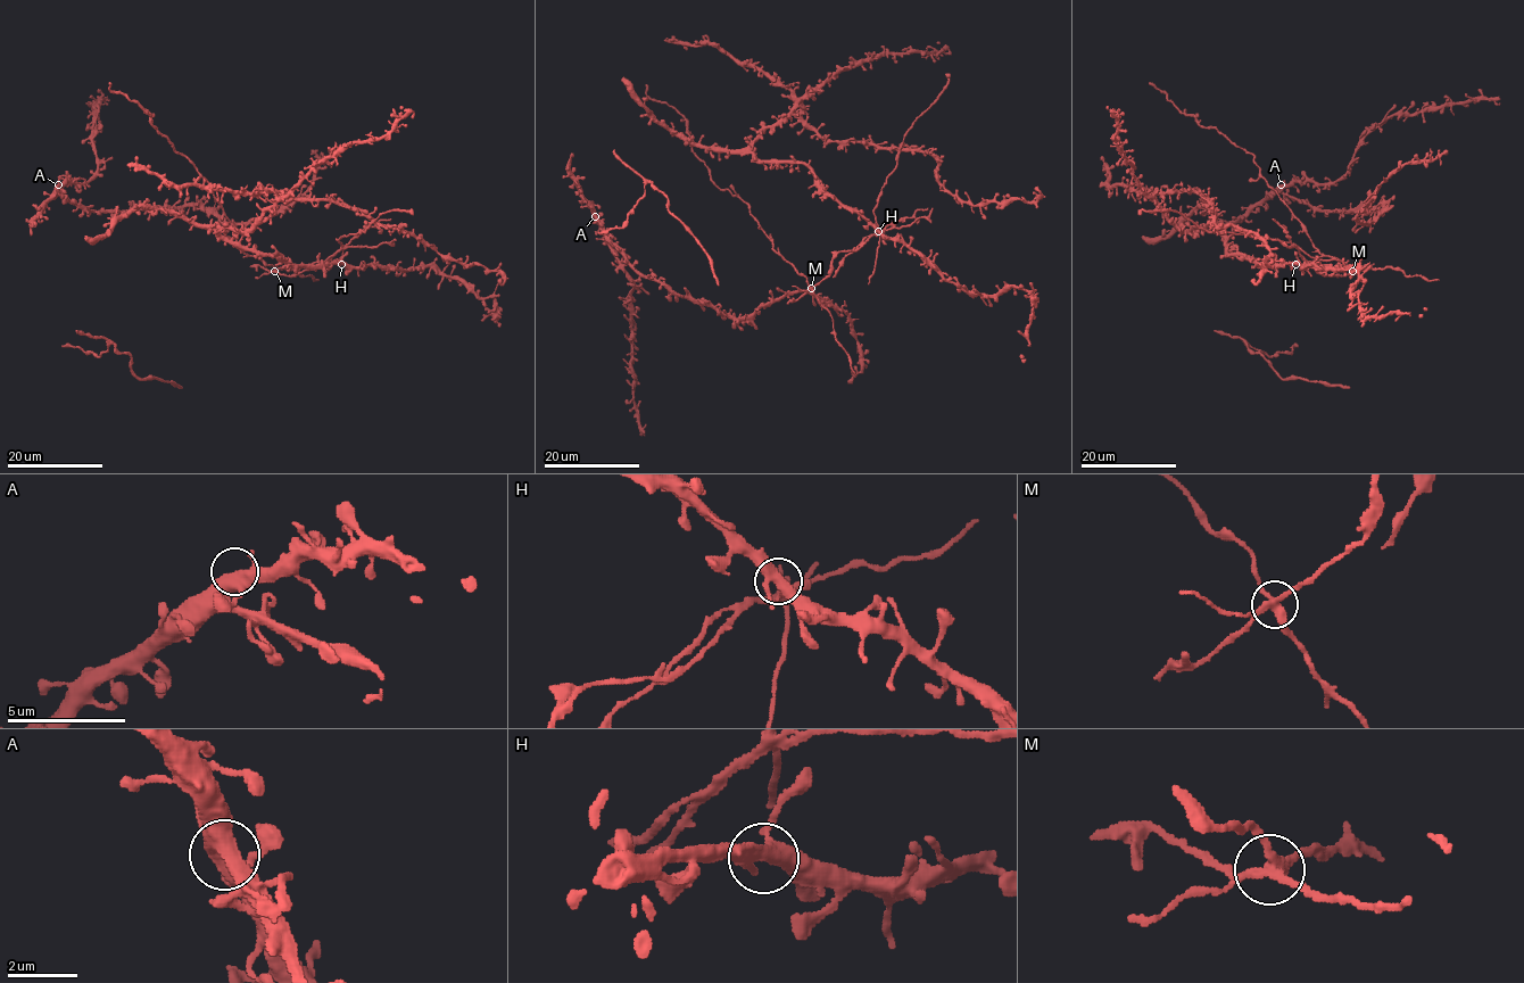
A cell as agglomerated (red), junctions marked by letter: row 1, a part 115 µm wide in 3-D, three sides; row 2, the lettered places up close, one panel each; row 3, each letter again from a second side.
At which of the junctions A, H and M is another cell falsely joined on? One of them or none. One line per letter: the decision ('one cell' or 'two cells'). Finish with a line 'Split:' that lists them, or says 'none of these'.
A: one cell
H: one cell
M: two cells
Split: M

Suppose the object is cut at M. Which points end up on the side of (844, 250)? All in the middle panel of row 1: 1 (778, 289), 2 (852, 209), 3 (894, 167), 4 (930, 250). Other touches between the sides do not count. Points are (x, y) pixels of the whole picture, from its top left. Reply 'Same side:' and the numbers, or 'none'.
Same side: 3

